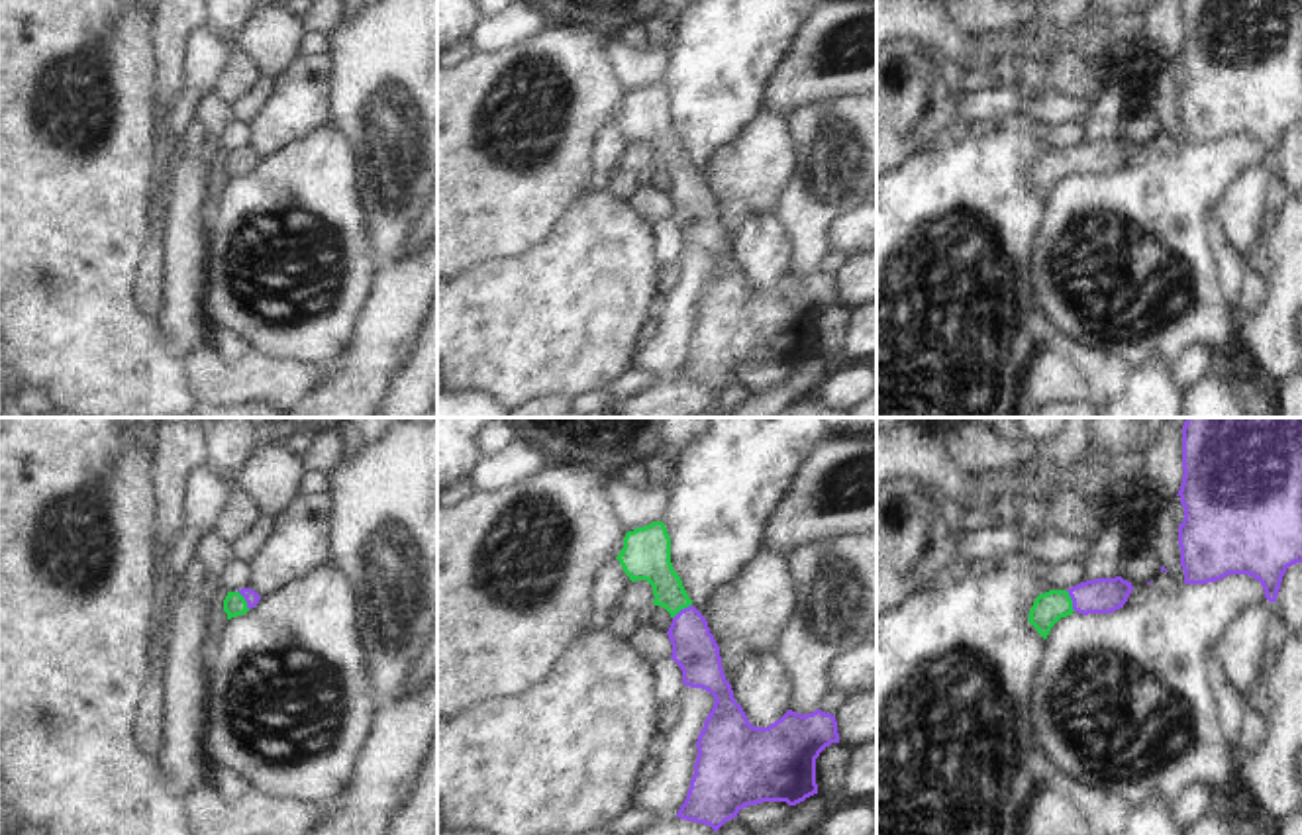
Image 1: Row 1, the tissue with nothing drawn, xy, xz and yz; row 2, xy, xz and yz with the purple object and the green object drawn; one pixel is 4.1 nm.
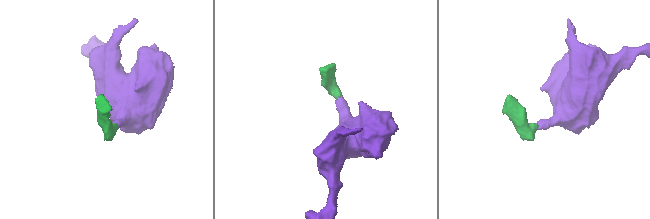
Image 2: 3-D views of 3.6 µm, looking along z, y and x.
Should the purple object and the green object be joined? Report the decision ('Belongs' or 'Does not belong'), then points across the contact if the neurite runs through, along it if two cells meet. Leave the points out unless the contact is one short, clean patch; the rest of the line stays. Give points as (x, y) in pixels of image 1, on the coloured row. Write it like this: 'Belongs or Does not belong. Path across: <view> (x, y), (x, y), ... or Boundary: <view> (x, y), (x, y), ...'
Belongs. Path across: yz (1104, 594), (1071, 598), (1048, 608)

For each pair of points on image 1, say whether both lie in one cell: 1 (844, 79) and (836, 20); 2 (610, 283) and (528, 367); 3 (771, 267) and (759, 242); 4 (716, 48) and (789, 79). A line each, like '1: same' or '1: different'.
1: same
2: same
3: same
4: different

